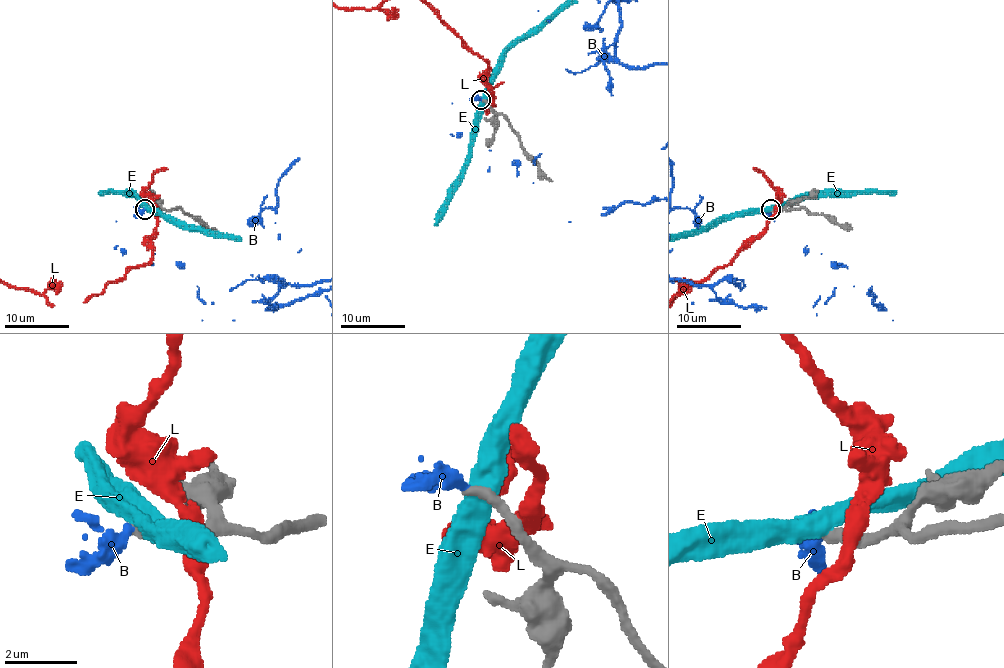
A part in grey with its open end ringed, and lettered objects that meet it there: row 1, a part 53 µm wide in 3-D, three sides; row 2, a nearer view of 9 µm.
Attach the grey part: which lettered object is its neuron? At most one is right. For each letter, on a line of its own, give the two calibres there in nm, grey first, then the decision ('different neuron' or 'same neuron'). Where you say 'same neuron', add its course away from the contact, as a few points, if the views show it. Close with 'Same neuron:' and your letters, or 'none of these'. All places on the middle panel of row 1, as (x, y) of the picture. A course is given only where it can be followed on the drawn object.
B: calibres 340 and 260 nm; same neuron
E: calibres 380 and 600 nm; different neuron
L: calibres 300 and 480 nm; different neuron
Same neuron: B

